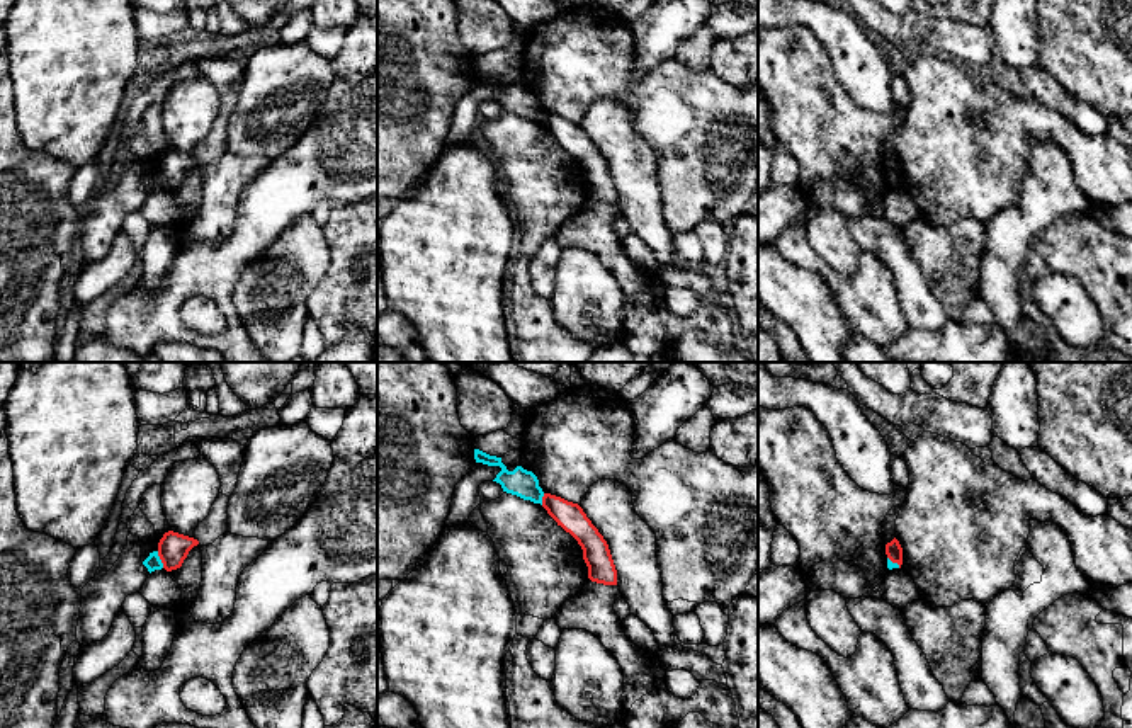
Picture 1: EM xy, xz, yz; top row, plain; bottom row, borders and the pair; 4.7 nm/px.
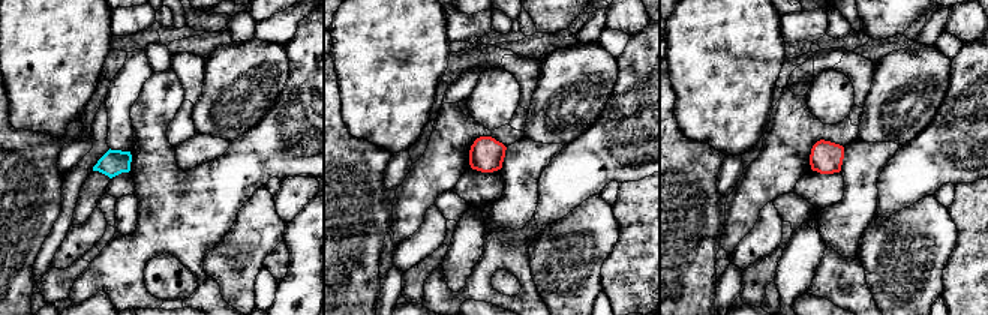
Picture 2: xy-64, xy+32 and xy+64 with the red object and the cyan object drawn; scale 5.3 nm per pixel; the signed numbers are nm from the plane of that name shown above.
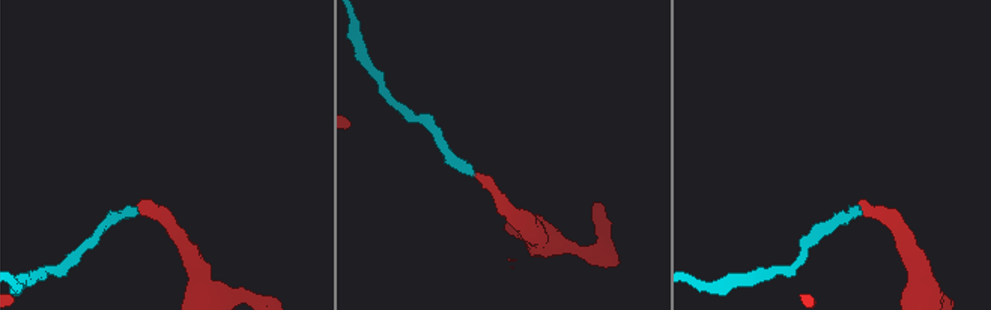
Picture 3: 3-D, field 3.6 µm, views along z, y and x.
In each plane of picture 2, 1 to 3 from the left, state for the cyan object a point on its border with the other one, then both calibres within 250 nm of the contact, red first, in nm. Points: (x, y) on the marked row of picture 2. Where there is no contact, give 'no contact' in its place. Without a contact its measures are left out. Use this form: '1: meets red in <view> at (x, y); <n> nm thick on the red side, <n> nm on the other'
1: no contact
2: no contact
3: no contact

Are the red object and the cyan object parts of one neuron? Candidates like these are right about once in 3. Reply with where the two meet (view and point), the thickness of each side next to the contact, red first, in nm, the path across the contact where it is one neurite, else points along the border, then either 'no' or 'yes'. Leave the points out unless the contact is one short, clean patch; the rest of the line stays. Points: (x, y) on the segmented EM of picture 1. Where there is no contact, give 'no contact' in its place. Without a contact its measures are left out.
xy (160, 558) | 140/70 nm | along xy (157, 551), (164, 567) | no

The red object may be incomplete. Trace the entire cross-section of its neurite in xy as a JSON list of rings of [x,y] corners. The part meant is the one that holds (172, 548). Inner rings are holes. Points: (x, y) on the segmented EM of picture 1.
[[[173,531],[163,534],[158,543],[158,556],[167,572],[177,570],[182,566],[189,551],[197,546],[199,541]]]

